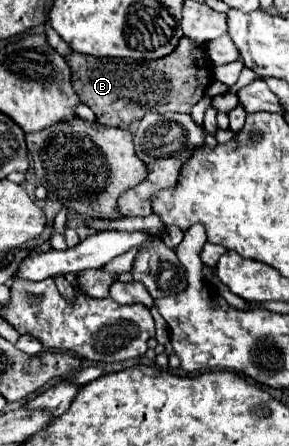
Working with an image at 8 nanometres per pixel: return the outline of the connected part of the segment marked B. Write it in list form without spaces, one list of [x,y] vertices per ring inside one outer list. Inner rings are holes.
[[[187,36],[181,38],[179,46],[169,56],[157,60],[137,62],[123,58],[95,58],[85,54],[71,54],[67,62],[73,68],[73,84],[77,88],[77,94],[81,96],[81,102],[97,114],[97,120],[101,120],[101,124],[113,128],[131,126],[133,122],[139,122],[147,112],[191,112],[191,108],[205,96],[215,74],[215,66],[207,56],[205,44],[195,46]]]

